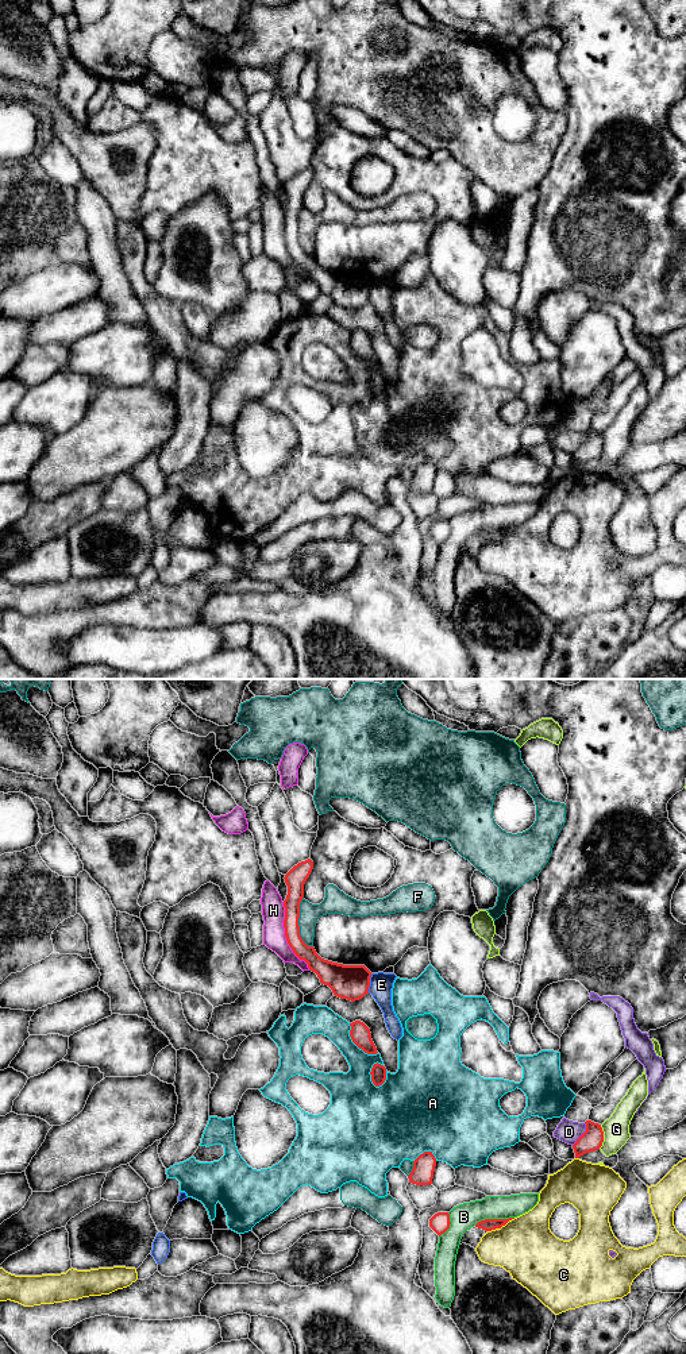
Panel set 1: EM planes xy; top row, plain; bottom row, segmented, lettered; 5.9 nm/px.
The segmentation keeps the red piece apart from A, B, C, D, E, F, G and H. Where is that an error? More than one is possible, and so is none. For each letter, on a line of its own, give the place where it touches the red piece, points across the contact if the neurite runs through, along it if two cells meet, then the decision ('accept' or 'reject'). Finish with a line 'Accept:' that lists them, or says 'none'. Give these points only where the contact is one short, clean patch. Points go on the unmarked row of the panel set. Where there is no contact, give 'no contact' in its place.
A: contact xy (370, 382); reject
B: contact xy (493, 528); reject
C: contact xy (501, 535); reject
D: contact xy (582, 443); reject
E: contact xy (369, 292); border xy (372, 282), (367, 301); reject
F: contact xy (297, 232); reject
G: contact xy (602, 446); reject
H: contact xy (285, 245); reject
Accept: none

